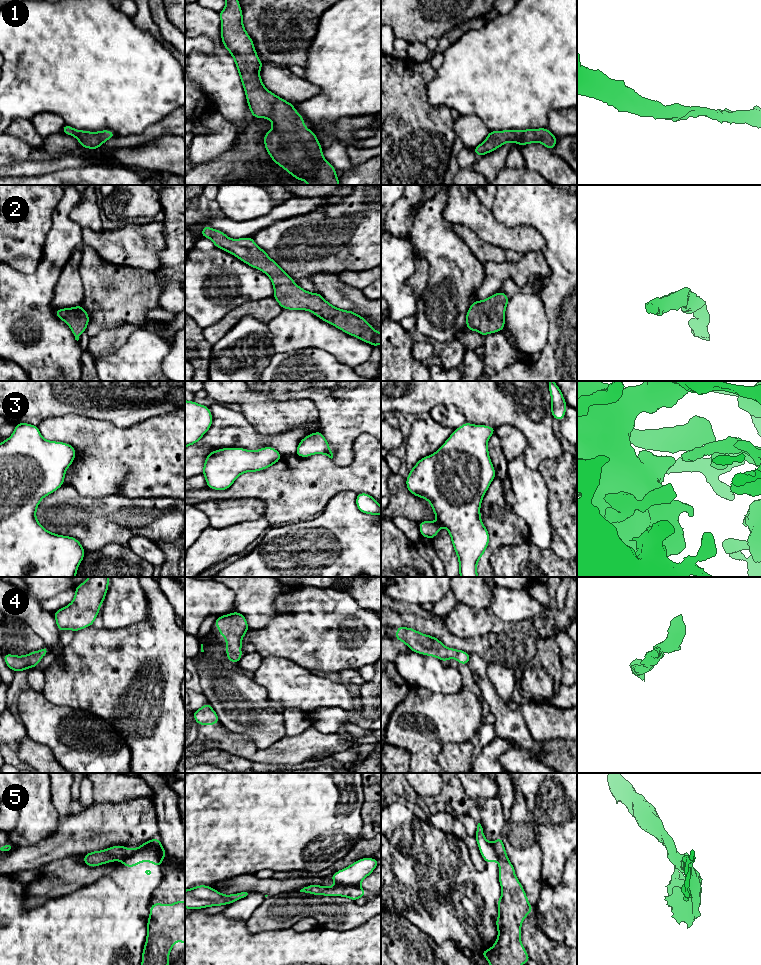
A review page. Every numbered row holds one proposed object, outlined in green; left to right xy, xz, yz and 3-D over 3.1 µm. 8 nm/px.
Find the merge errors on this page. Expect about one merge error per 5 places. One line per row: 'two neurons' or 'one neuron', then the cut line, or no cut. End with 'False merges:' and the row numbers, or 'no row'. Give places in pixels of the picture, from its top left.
1: one neuron | no cut
2: one neuron | no cut
3: one neuron | no cut
4: one neuron | no cut
5: two neurons | xy (161, 843), (142, 846), (122, 861)
False merges: 5

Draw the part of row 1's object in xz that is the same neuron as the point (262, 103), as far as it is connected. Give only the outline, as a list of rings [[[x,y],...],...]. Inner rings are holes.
[[[226,0],[219,16],[222,43],[235,61],[252,117],[272,122],[273,128],[264,134],[264,146],[271,159],[308,185],[340,185],[337,171],[325,160],[316,134],[304,126],[293,104],[263,85],[259,75],[263,62],[244,28],[239,1]]]

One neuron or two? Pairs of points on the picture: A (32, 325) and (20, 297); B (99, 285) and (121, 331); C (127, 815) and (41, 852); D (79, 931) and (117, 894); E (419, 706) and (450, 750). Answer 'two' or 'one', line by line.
A: one
B: two
C: one
D: one
E: two

